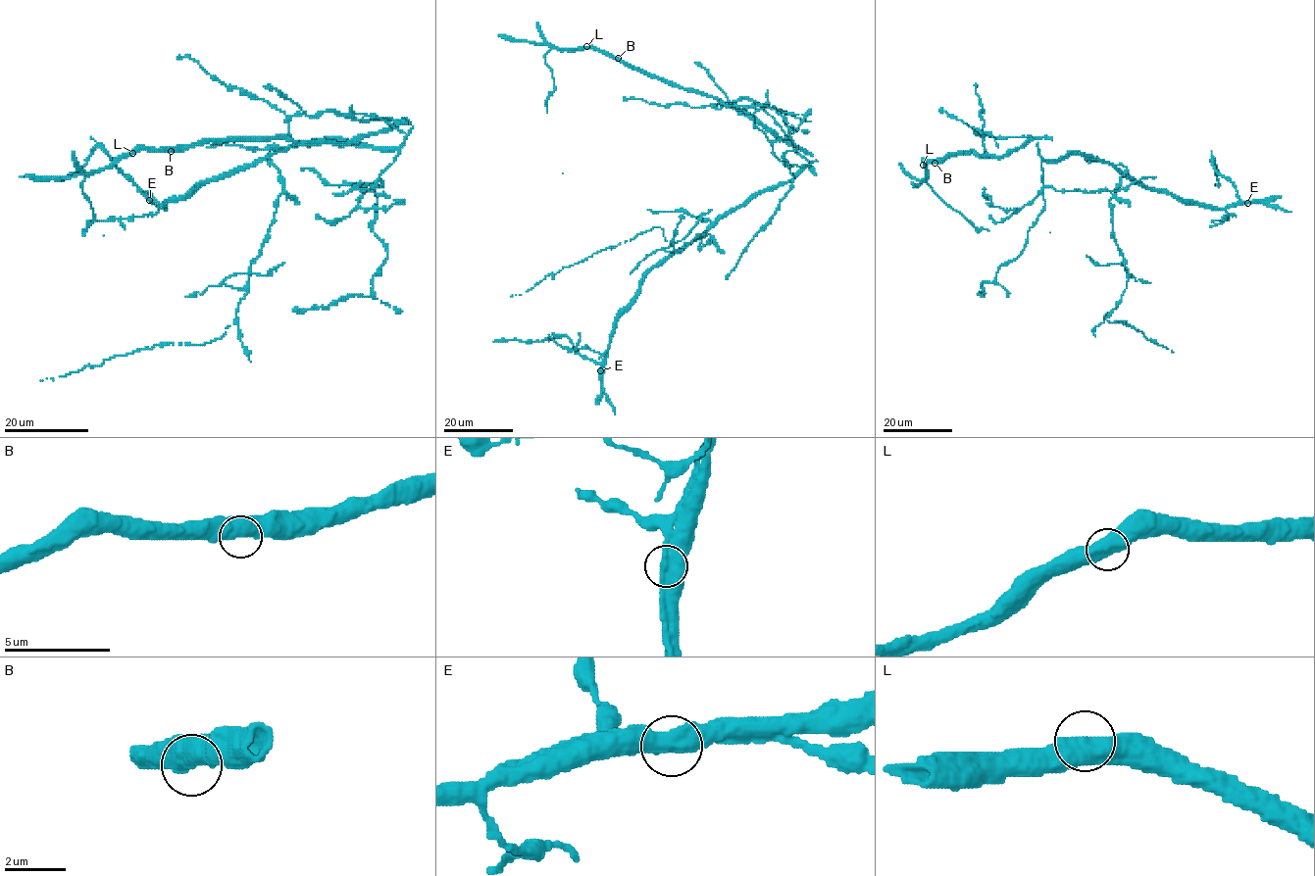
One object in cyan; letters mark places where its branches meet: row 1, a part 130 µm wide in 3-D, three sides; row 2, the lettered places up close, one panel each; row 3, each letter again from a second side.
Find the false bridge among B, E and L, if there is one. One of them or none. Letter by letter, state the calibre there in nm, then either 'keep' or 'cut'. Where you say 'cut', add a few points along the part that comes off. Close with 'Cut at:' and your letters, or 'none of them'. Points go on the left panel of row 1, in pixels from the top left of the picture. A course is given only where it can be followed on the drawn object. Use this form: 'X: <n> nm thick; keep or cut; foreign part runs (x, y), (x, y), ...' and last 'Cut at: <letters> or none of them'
B: 500 nm thick; keep
E: 500 nm thick; keep
L: 500 nm thick; keep
Cut at: none of them

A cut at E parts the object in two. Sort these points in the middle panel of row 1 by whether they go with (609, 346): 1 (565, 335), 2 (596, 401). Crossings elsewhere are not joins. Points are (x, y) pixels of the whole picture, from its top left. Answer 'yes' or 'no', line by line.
1: no
2: yes

